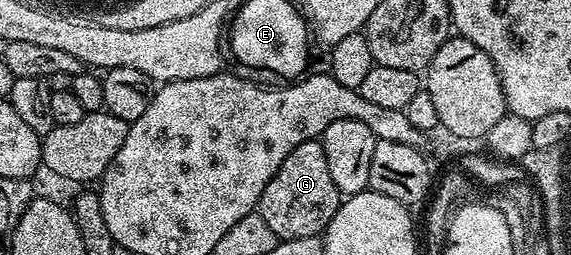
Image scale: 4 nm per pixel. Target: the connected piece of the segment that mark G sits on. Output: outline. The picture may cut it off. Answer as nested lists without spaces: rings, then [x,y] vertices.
[[[319,140],[307,141],[298,143],[298,147],[282,159],[282,167],[278,167],[274,179],[266,183],[266,191],[262,191],[258,212],[277,239],[318,237],[328,228],[330,219],[334,219],[341,200],[342,195],[330,175],[323,144]]]

